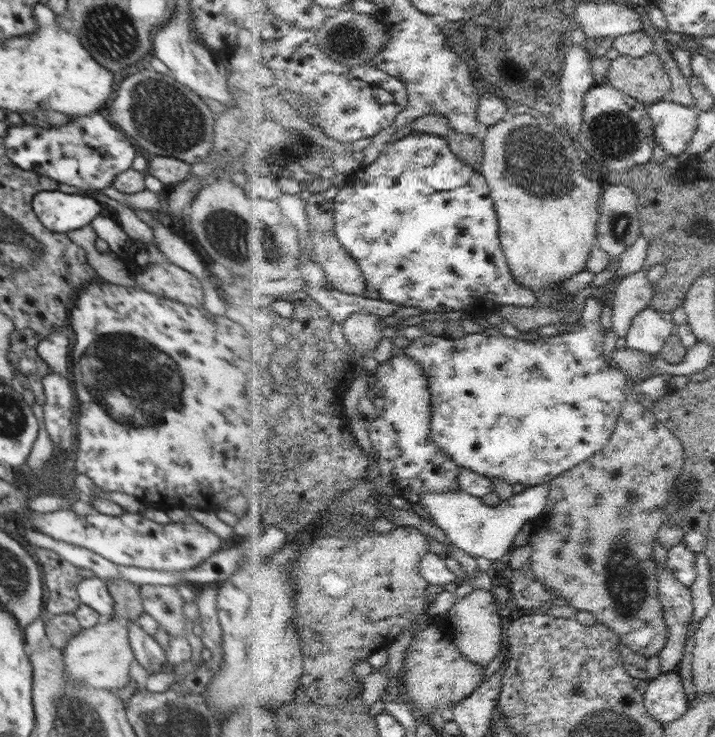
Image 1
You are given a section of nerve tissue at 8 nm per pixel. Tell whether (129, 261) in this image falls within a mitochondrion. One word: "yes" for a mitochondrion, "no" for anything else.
no

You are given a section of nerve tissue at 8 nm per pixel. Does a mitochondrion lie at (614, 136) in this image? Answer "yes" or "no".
yes

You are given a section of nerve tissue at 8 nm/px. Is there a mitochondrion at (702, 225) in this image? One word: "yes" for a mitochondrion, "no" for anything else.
yes

